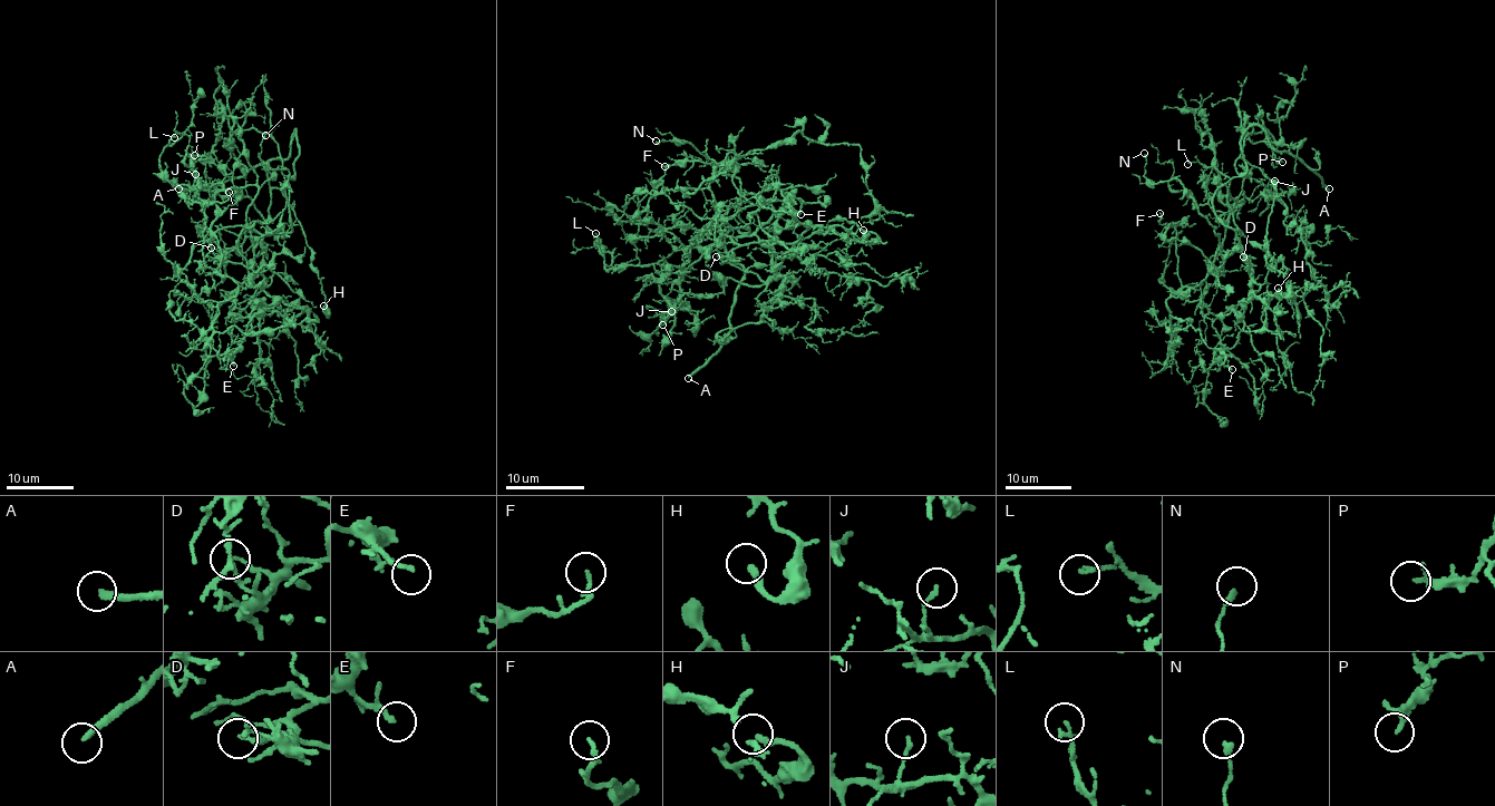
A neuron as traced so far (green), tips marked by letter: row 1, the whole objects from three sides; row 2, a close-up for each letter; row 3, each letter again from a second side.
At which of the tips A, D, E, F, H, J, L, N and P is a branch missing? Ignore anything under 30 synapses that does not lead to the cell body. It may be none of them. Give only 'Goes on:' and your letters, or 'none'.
Goes on: A, D, E, F

